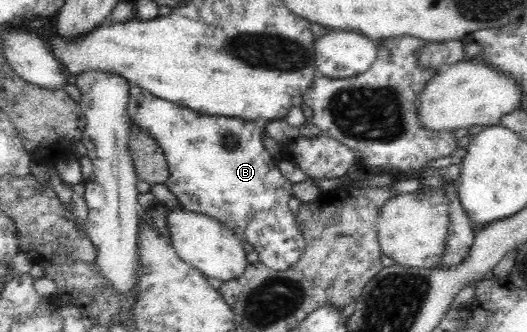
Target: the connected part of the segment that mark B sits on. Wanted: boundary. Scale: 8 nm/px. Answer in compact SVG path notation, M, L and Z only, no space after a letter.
M136 85L129 89L127 111L129 120L146 129L164 151L169 177L163 183L176 194L182 208L206 214L224 223L237 234L241 242L254 246L260 264L269 270L283 271L296 265L304 252L306 241L297 225L297 216L289 207L289 200L293 197L293 182L285 176L285 166L266 150L262 139L265 132L262 123L200 114L175 102L153 96Z

